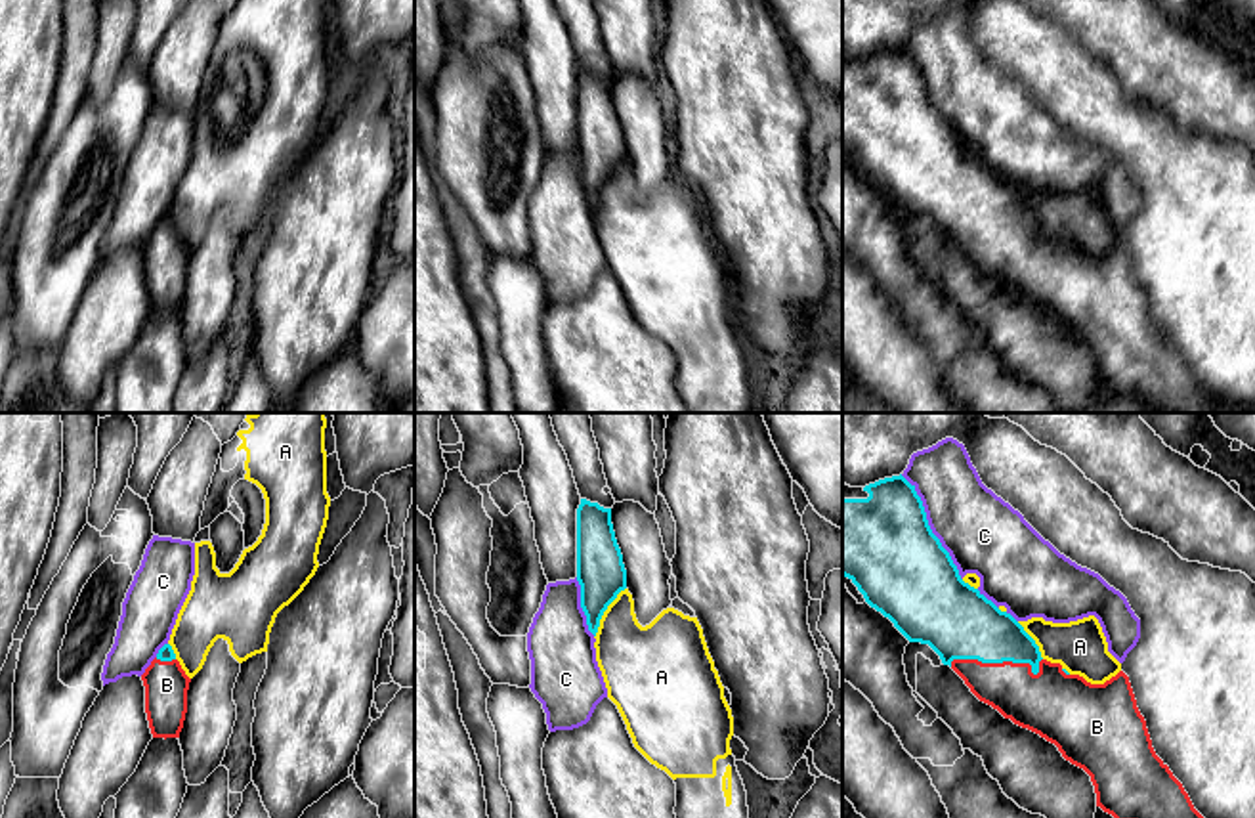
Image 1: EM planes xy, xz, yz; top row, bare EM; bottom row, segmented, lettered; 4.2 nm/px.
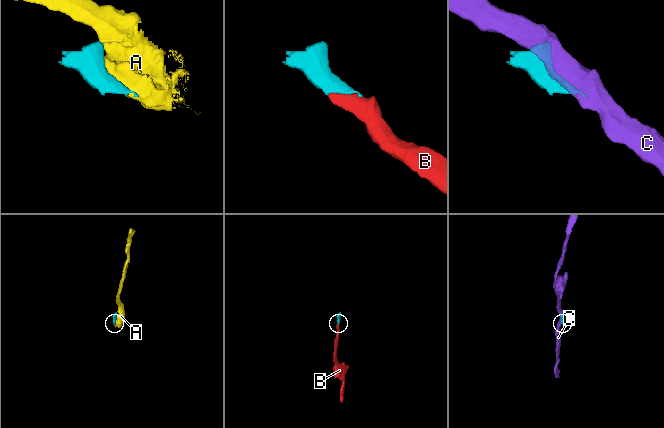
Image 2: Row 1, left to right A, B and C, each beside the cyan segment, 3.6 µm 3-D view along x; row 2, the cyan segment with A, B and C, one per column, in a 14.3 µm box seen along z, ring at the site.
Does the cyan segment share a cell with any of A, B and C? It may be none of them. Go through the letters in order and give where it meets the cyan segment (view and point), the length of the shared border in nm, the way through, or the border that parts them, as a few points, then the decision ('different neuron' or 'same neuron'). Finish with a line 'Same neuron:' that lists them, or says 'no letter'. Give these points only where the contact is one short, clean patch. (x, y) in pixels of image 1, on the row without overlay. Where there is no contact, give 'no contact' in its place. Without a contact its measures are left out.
A: meets cyan in xz at (604, 182); contact 260 nm long; different neuron
B: meets cyan in yz at (1001, 234); contact 400 nm long; same neuron
C: meets cyan in yz at (929, 100); contact 500 nm long; different neuron
Same neuron: B

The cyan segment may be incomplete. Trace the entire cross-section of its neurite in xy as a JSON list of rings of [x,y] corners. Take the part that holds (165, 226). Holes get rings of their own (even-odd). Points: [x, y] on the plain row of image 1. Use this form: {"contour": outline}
{"contour": [[[164,216],[141,247],[145,285],[153,310],[180,310],[187,285],[191,250],[181,241],[170,216]]]}

